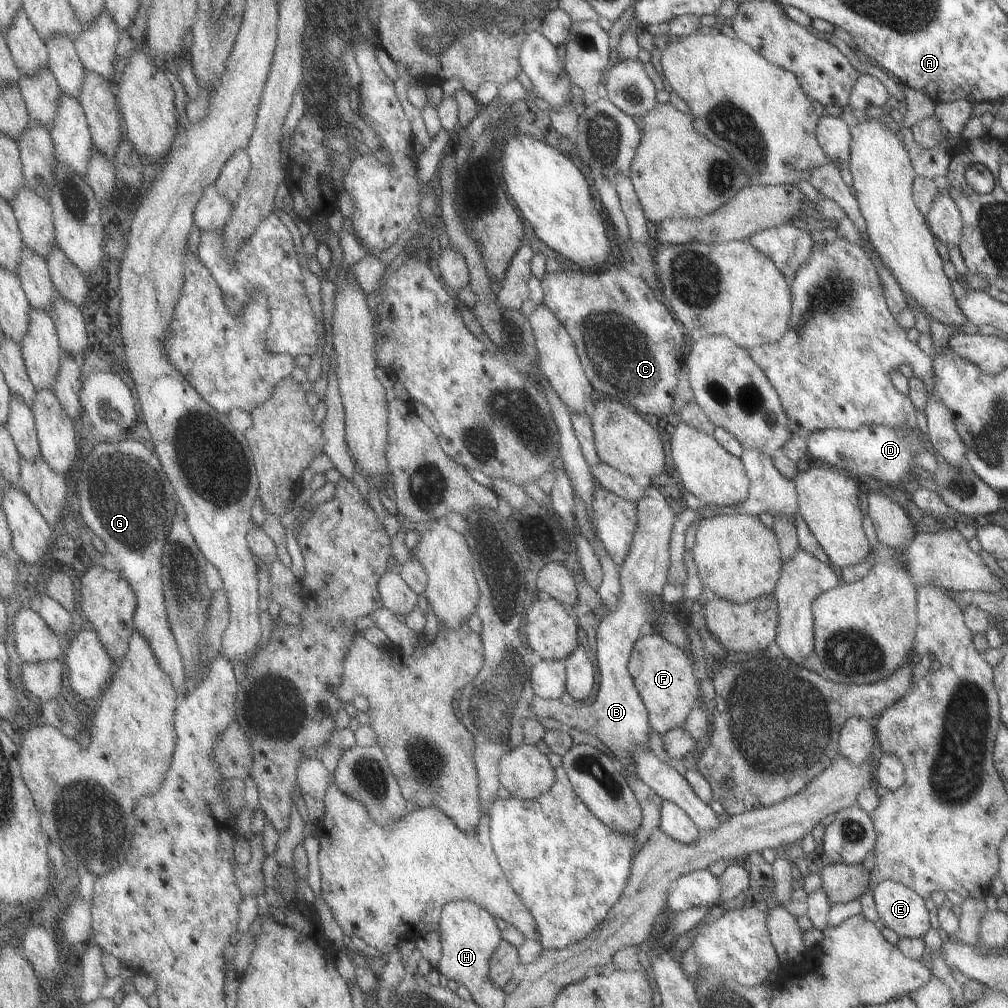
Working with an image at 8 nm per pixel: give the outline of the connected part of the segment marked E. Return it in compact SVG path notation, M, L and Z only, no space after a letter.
M882 880L872 886L877 916L899 938L923 938L930 930L930 912L924 898L901 883Z

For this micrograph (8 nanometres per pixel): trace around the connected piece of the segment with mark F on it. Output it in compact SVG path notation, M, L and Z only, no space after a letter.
M655 630L636 640L627 670L646 708L651 730L660 735L676 726L682 727L690 712L702 705L702 690L699 680L694 676L690 653L668 642L659 631Z

